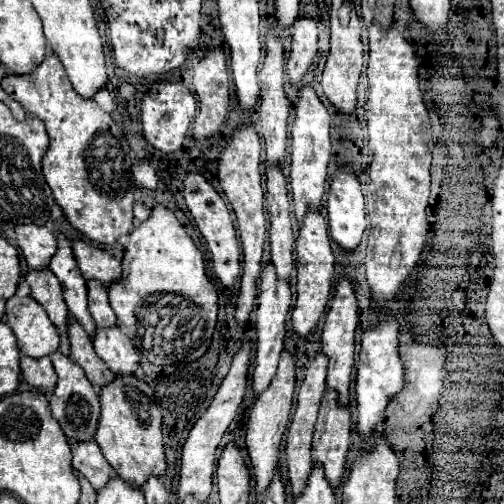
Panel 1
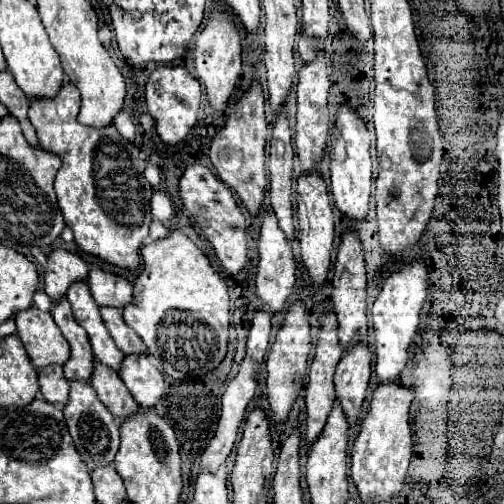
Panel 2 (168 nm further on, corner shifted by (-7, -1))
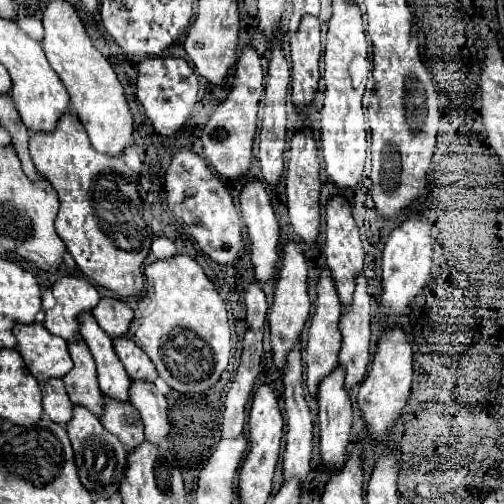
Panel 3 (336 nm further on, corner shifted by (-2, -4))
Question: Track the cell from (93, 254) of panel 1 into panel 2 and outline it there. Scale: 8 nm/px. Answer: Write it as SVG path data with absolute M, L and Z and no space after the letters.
M91 265L87 283L91 287L93 299L99 305L111 305L111 307L121 309L133 299L133 285L123 275L109 273L101 269L99 265Z

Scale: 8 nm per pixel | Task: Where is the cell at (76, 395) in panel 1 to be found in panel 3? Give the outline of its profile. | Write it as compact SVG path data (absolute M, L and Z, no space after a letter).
M76 406L74 408L74 416L70 420L70 424L66 426L72 448L74 448L74 458L76 458L76 466L78 466L78 476L82 486L92 494L92 496L114 496L118 494L120 482L124 478L126 472L126 448L122 446L122 442L118 438L114 438L96 416L90 414L90 410Z

